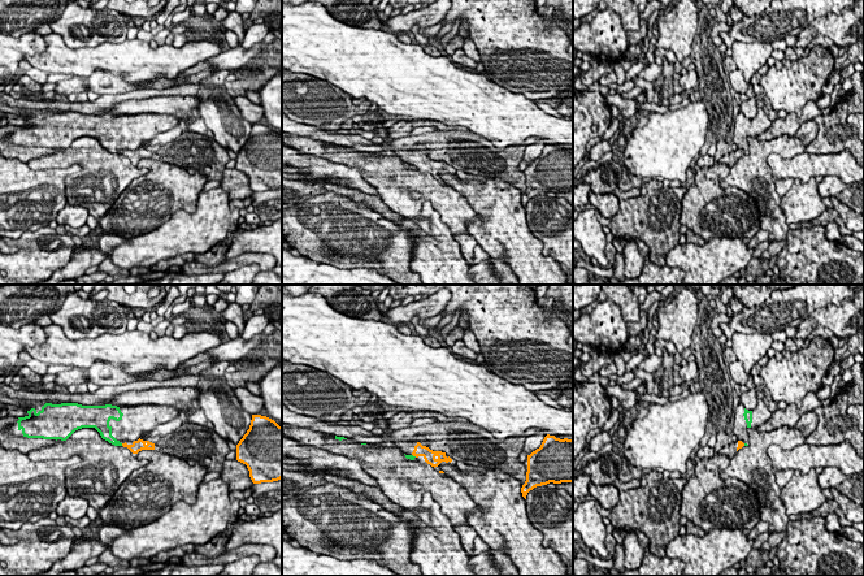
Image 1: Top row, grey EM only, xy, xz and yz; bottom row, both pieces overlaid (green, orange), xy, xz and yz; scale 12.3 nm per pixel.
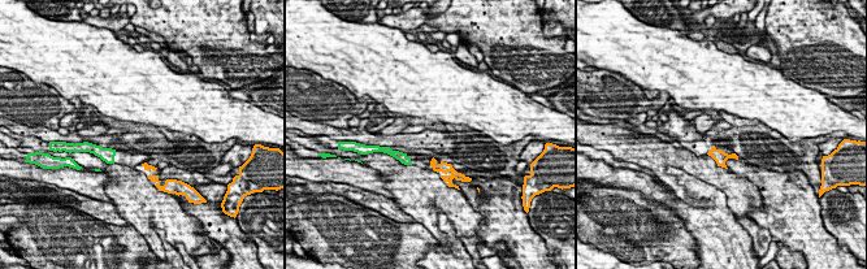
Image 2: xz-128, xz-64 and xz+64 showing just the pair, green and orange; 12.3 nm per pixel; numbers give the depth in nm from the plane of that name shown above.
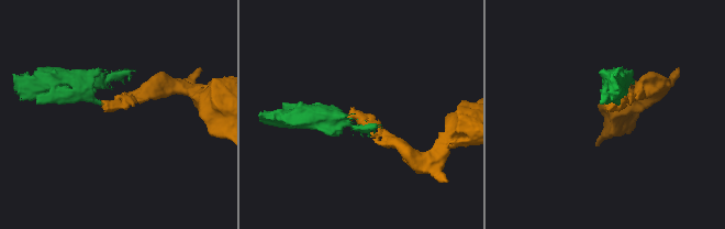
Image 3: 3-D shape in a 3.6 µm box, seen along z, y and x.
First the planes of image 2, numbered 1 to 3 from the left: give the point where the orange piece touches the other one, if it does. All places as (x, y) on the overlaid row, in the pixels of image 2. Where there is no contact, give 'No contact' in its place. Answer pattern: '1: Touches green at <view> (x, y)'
1: No contact
2: No contact
3: No contact

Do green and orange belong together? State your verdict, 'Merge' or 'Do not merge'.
Do not merge

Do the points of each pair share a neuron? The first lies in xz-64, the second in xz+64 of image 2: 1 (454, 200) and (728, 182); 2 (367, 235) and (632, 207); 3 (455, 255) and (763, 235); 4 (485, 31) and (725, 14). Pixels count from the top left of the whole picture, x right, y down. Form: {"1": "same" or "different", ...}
{"1": "same", "2": "same", "3": "different", "4": "different"}

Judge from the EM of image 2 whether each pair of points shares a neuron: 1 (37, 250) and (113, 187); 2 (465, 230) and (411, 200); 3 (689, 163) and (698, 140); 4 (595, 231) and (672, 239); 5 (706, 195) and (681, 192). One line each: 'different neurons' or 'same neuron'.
1: different neurons
2: same neuron
3: different neurons
4: same neuron
5: different neurons

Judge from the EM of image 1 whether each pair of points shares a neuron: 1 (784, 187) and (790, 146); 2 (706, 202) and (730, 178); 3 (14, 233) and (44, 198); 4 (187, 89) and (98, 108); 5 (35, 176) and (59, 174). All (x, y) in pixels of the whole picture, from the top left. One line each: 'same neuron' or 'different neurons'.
1: different neurons
2: different neurons
3: same neuron
4: same neuron
5: same neuron

